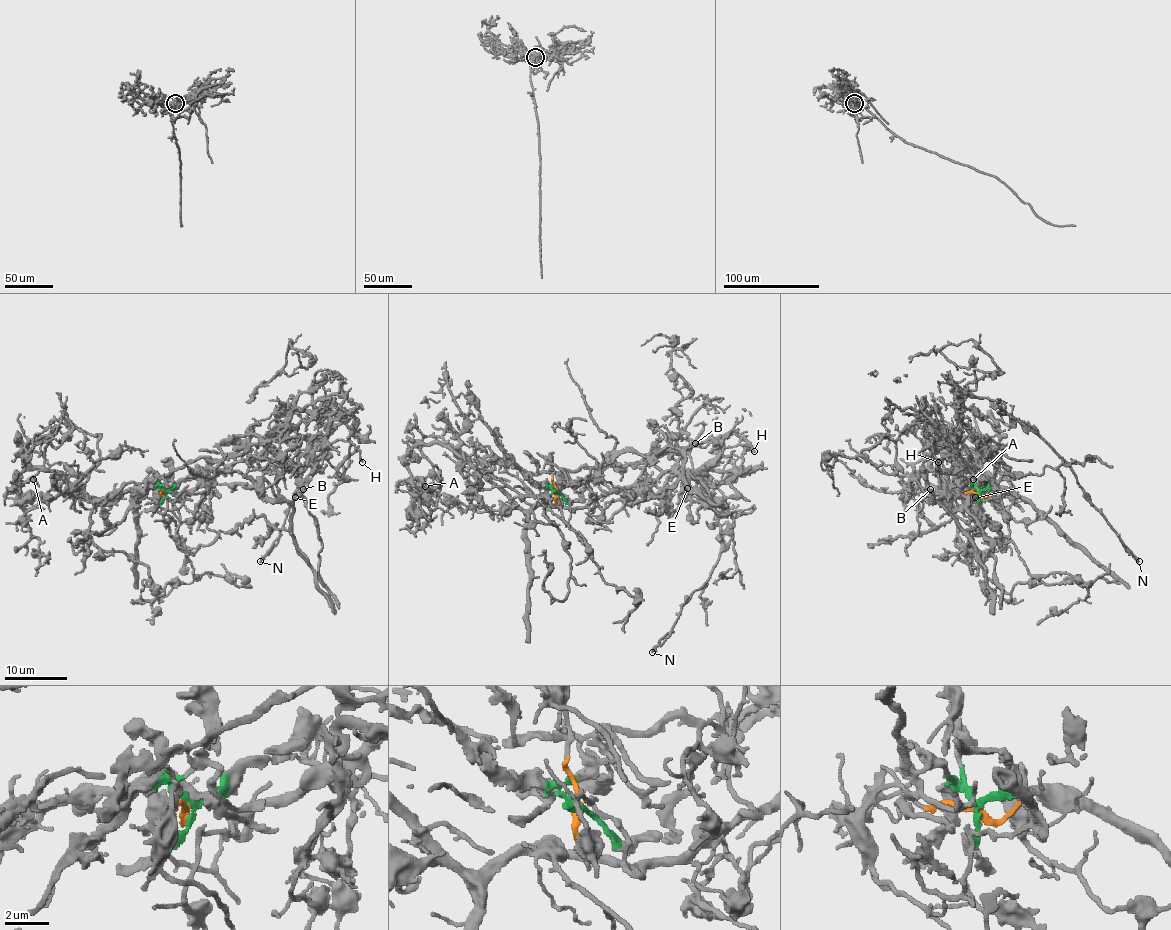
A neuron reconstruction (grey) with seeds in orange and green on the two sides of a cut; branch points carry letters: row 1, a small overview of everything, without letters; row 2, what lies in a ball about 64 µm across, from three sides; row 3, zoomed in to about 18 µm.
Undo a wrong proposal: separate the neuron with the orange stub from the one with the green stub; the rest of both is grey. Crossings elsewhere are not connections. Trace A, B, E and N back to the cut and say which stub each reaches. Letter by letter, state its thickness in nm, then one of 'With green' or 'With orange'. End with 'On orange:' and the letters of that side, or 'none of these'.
A: Thickness 190 nm. With orange
B: Thickness 180 nm. With green
E: Thickness 460 nm. With green
N: Thickness 110 nm. With orange
On orange: A, N

